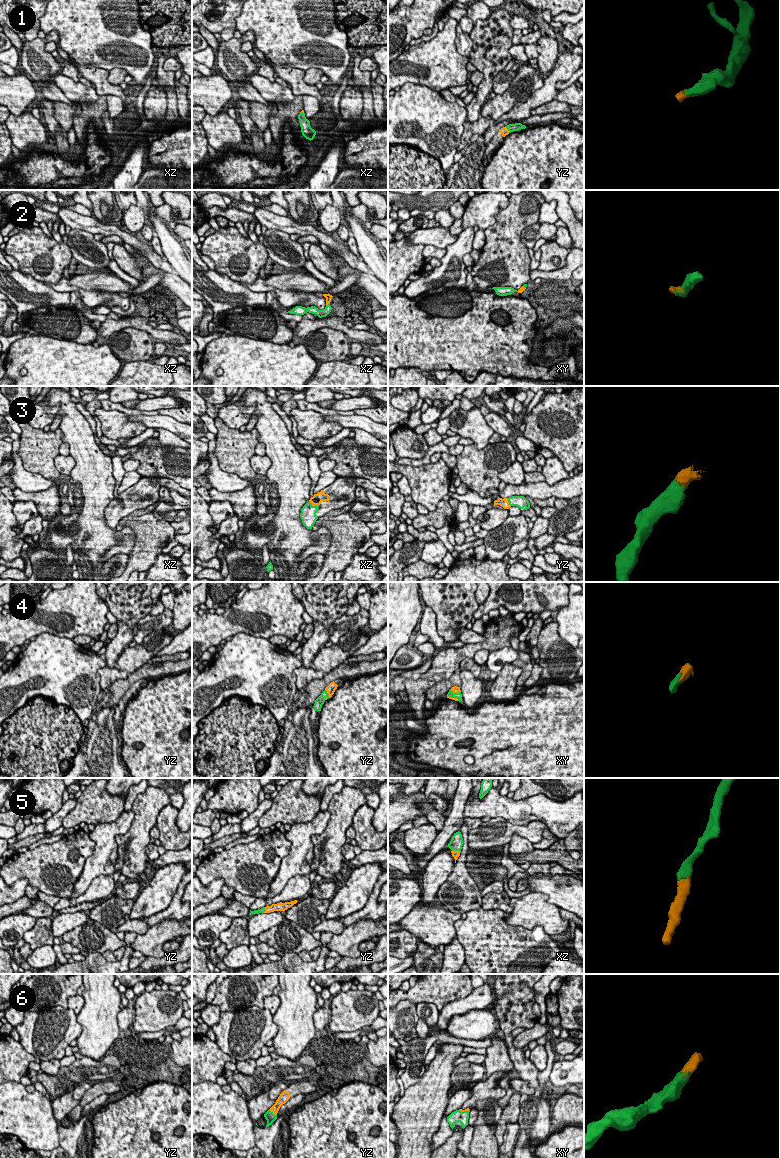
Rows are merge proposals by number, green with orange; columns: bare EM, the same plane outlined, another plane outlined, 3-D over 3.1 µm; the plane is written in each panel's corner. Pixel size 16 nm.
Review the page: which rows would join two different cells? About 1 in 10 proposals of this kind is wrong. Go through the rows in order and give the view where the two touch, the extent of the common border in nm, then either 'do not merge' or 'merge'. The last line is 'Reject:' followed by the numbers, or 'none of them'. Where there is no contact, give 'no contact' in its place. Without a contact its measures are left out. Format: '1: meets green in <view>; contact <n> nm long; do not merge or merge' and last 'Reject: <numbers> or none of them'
1: meets green in yz; contact 130 nm long; merge
2: meets green in xz; contact 80 nm long; merge
3: meets green in xz; contact 190 nm long; merge
4: meets green in yz; contact 180 nm long; merge
5: meets green in xz; contact 150 nm long; merge
6: meets green in yz; contact 150 nm long; merge
Reject: none of them

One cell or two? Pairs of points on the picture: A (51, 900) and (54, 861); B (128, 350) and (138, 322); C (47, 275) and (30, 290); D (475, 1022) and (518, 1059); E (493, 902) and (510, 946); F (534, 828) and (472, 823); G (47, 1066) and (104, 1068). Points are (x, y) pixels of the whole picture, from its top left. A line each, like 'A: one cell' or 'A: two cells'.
A: two cells
B: two cells
C: two cells
D: two cells
E: two cells
F: two cells
G: two cells

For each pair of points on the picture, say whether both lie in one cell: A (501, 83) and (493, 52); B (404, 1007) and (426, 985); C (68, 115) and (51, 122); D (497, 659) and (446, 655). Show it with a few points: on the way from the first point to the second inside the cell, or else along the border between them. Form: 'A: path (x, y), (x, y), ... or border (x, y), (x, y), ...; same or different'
A: border (501, 70), (494, 77), (491, 90); different
B: border (398, 1001), (409, 1000), (415, 1005); different
C: border (53, 102), (53, 116), (61, 127); different
D: border (510, 646), (504, 646), (490, 652); different

